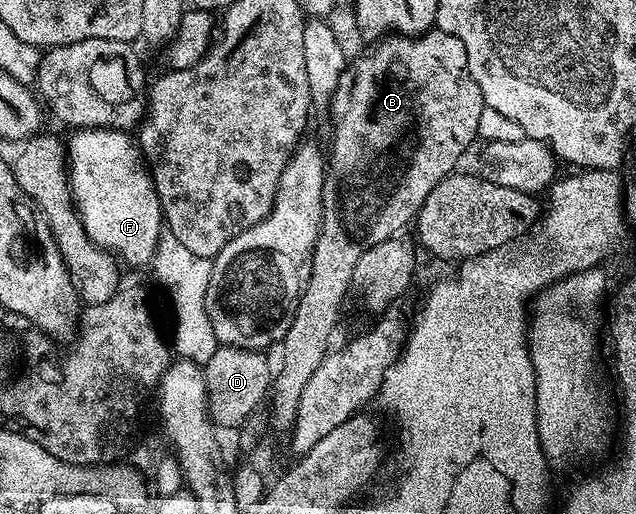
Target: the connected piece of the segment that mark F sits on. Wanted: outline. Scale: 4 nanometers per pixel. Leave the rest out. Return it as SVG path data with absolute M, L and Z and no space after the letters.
M80 128L73 135L68 143L70 195L82 217L84 230L98 247L109 250L123 265L146 268L164 235L164 217L158 191L154 189L154 181L135 137L117 128Z

